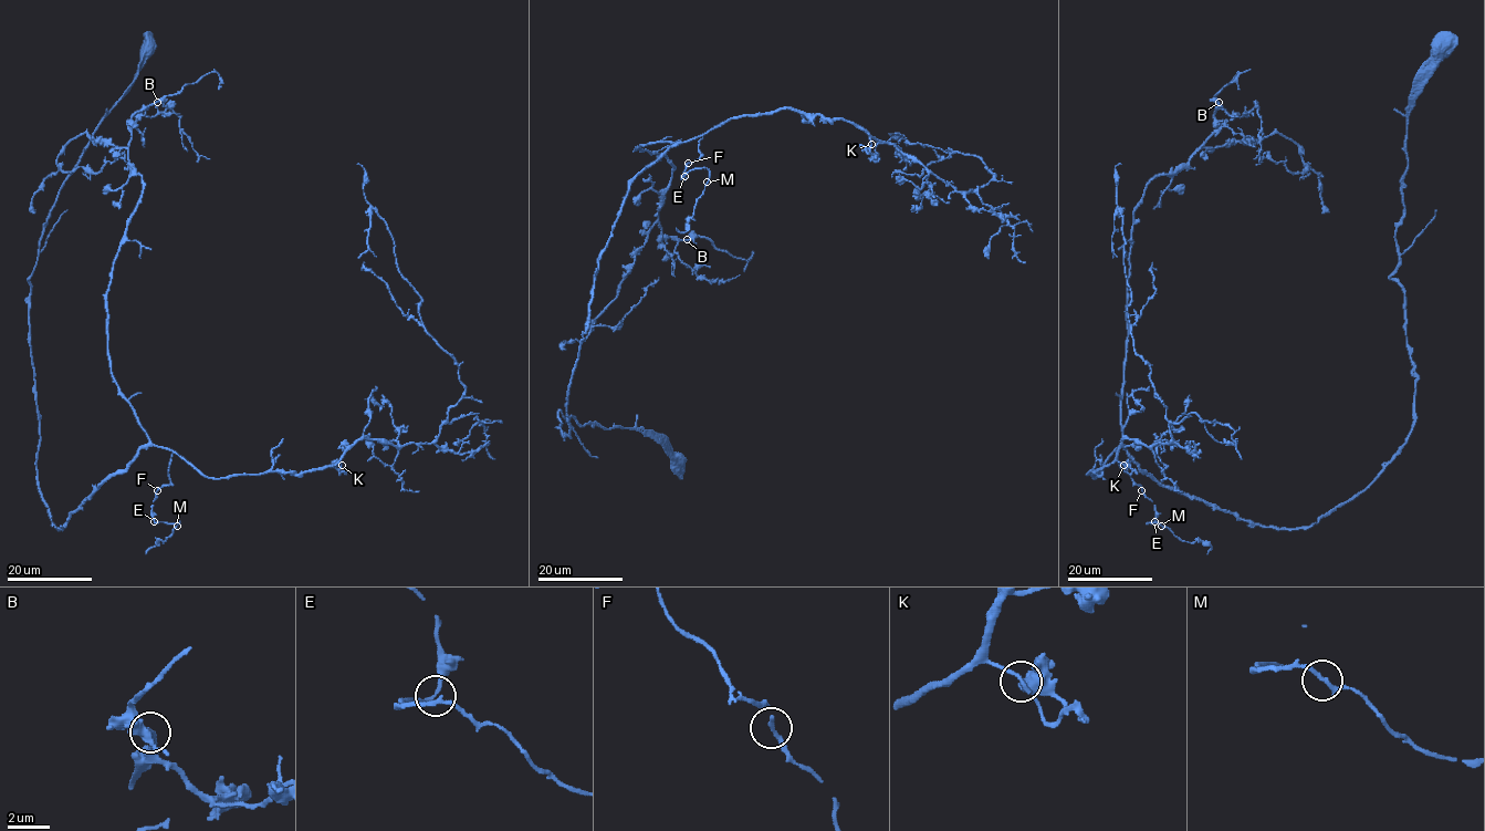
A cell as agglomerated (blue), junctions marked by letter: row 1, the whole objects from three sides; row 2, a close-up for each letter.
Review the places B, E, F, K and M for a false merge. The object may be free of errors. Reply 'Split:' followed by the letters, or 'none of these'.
Split: none of these

